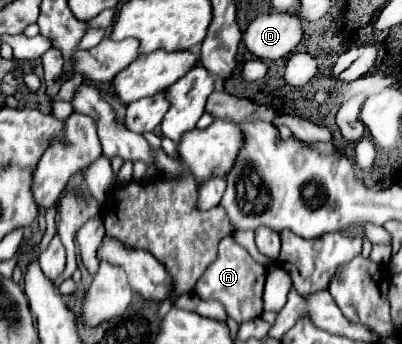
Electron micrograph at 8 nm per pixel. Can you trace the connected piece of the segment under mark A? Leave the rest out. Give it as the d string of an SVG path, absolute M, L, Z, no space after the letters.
M225 237L219 243L219 253L217 259L207 267L203 277L197 281L193 293L203 299L215 299L223 303L227 315L235 319L237 323L255 319L263 313L263 285L265 285L265 273L263 267L241 247L233 241L233 237Z

